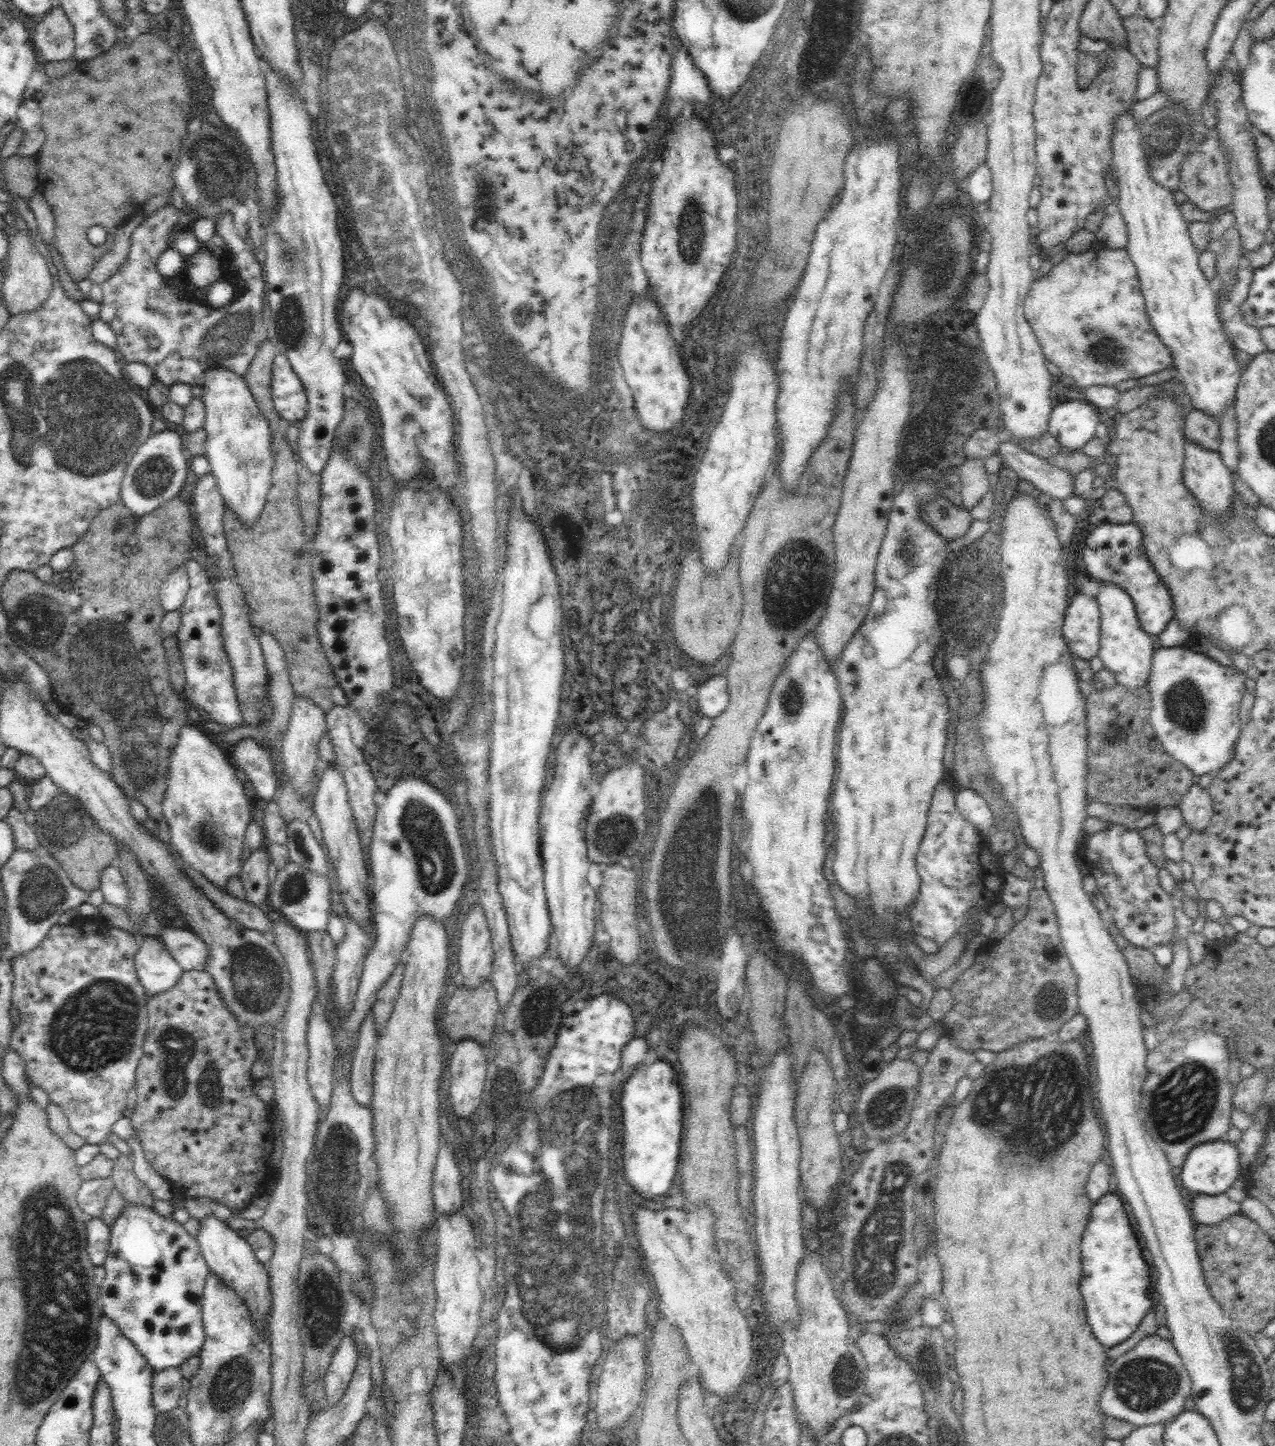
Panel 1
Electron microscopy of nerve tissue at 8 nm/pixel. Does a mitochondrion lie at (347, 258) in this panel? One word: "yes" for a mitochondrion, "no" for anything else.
no

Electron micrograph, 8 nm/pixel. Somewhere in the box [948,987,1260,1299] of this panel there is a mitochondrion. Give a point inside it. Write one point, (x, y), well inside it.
(1056, 1083)

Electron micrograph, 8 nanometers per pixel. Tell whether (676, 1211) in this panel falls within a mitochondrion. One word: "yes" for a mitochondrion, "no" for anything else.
no

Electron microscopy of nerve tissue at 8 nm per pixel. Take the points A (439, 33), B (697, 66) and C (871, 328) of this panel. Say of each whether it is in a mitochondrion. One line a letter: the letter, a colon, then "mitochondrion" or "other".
A: mitochondrion
B: other
C: other

